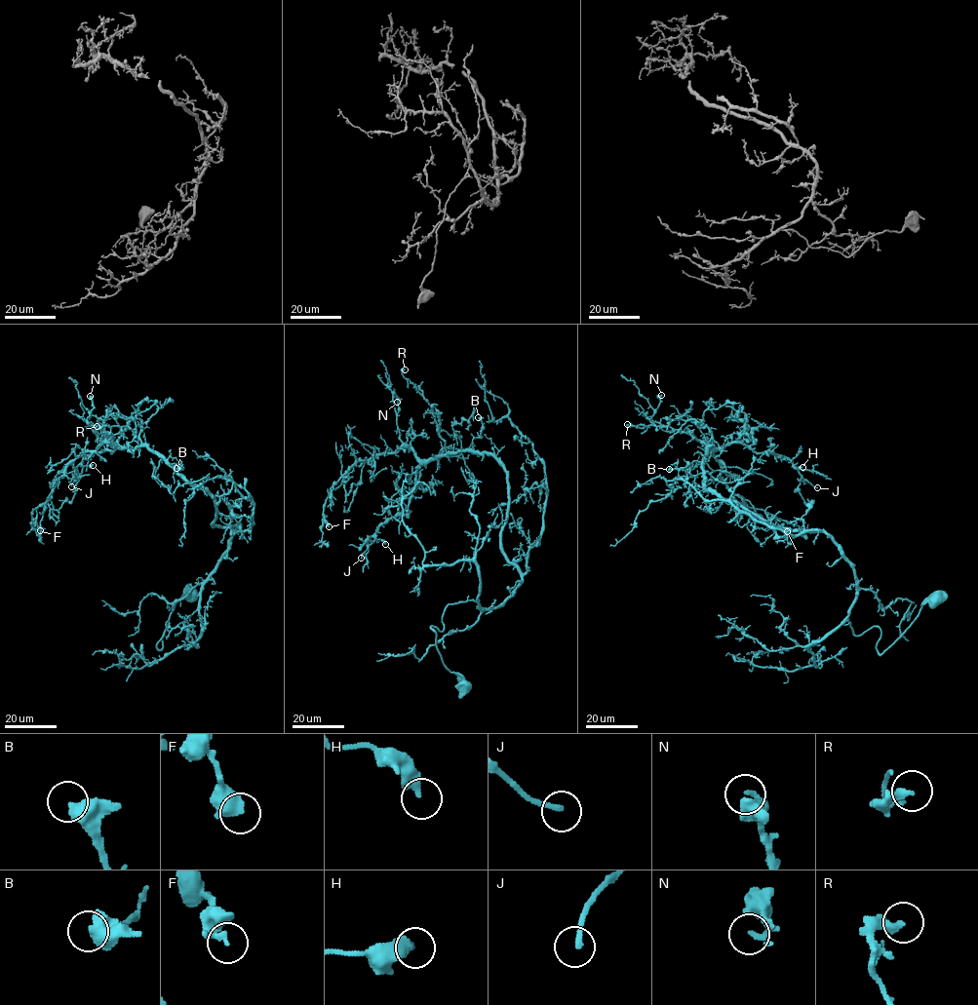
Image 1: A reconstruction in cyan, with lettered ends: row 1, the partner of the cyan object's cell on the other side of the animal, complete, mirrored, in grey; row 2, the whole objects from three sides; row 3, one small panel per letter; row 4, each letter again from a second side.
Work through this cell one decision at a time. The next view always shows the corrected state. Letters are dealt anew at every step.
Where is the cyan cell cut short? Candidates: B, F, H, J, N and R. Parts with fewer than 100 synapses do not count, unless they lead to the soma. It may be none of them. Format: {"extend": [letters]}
{"extend": []}

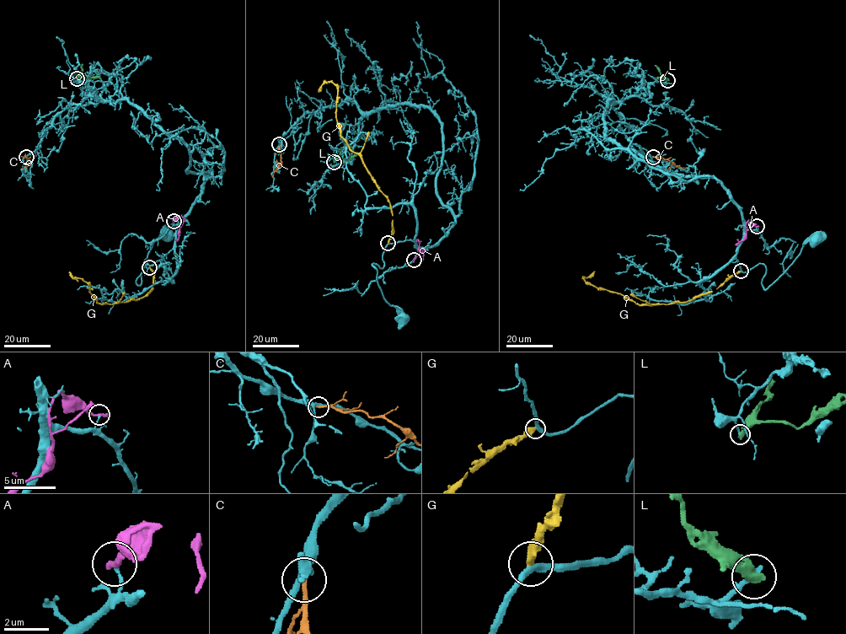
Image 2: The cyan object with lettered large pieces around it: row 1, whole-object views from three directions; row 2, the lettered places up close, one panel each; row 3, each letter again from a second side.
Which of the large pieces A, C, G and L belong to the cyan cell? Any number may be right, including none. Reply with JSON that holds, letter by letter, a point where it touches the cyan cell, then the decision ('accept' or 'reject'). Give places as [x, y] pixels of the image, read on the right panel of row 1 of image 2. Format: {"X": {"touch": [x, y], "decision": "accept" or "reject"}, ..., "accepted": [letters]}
{"A": {"touch": [757, 226], "decision": "reject"}, "C": {"touch": [653, 157], "decision": "reject"}, "G": {"touch": [741, 271], "decision": "reject"}, "L": {"touch": [667, 80], "decision": "reject"}, "accepted": []}

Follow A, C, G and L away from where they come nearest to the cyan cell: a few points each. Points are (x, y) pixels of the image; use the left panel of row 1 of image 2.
A: (174, 222), (178, 217), (184, 218), (179, 239), (174, 239)
C: (26, 157), (29, 161), (22, 168)
G: (149, 267), (153, 285), (147, 292), (138, 299), (108, 304), (97, 302), (89, 285), (69, 271)
L: (77, 78), (99, 76)

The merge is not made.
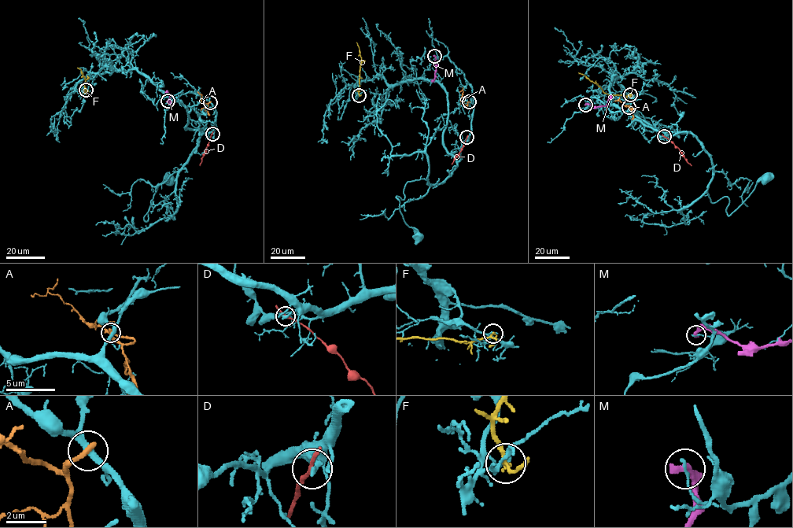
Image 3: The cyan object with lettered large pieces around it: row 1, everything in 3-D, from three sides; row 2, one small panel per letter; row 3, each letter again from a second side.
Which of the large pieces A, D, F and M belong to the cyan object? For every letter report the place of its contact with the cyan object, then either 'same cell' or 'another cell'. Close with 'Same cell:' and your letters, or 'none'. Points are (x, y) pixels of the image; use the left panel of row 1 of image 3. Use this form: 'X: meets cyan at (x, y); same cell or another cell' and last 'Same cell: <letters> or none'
A: meets cyan at (210, 102); another cell
D: meets cyan at (212, 134); another cell
F: meets cyan at (86, 90); another cell
M: meets cyan at (167, 101); another cell
Same cell: none

